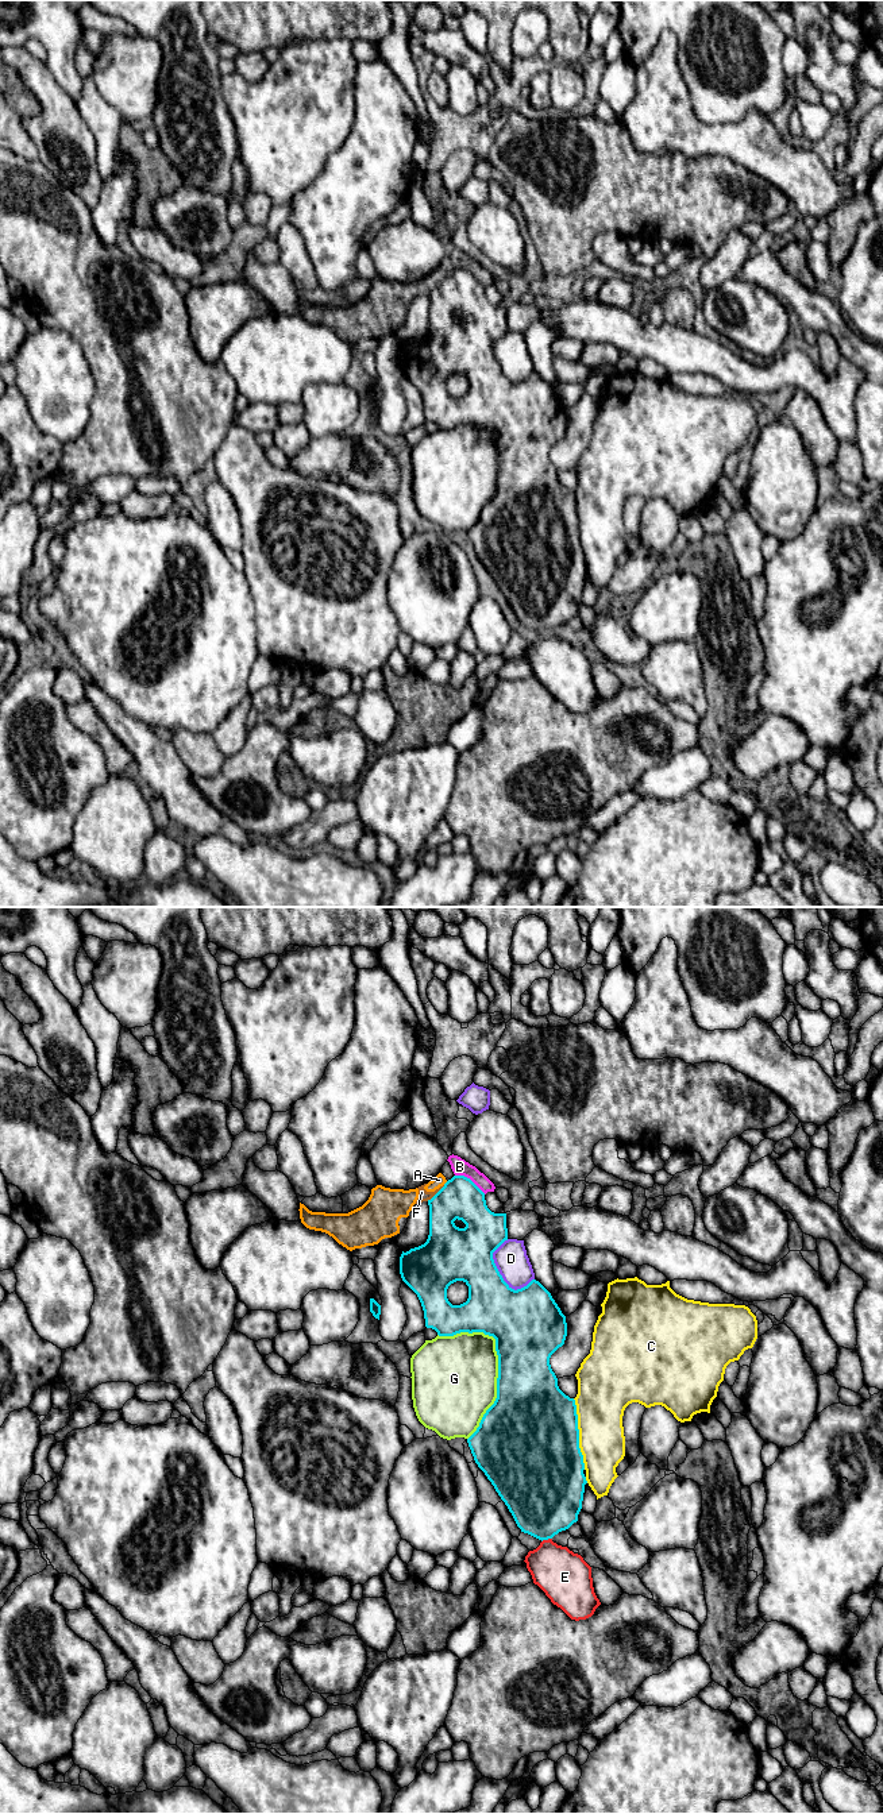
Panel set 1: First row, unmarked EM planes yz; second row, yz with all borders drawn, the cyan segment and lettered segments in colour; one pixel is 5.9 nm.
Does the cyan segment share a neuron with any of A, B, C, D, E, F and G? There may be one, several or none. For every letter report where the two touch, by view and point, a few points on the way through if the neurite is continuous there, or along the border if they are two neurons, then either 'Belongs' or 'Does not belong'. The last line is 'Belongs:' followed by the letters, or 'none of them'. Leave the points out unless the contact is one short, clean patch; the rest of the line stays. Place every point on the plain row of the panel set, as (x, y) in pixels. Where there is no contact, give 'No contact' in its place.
A: Touches cyan at yz (446, 276). Does not belong
B: Touches cyan at yz (469, 271). Boundary: yz (455, 267), (469, 270), (485, 286). Does not belong
C: Touches cyan at yz (578, 527). Does not belong
D: Touches cyan at yz (496, 359). Does not belong
E: Touches cyan at yz (546, 632). Boundary: yz (551, 630), (542, 635). Does not belong
F: Touches cyan at yz (436, 286). Does not belong
G: Touches cyan at yz (498, 454). Does not belong
Belongs: none of them

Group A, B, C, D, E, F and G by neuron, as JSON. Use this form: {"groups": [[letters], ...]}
{"groups": [["A", "B", "F"], ["C"], ["D"], ["E"], ["G"]]}

